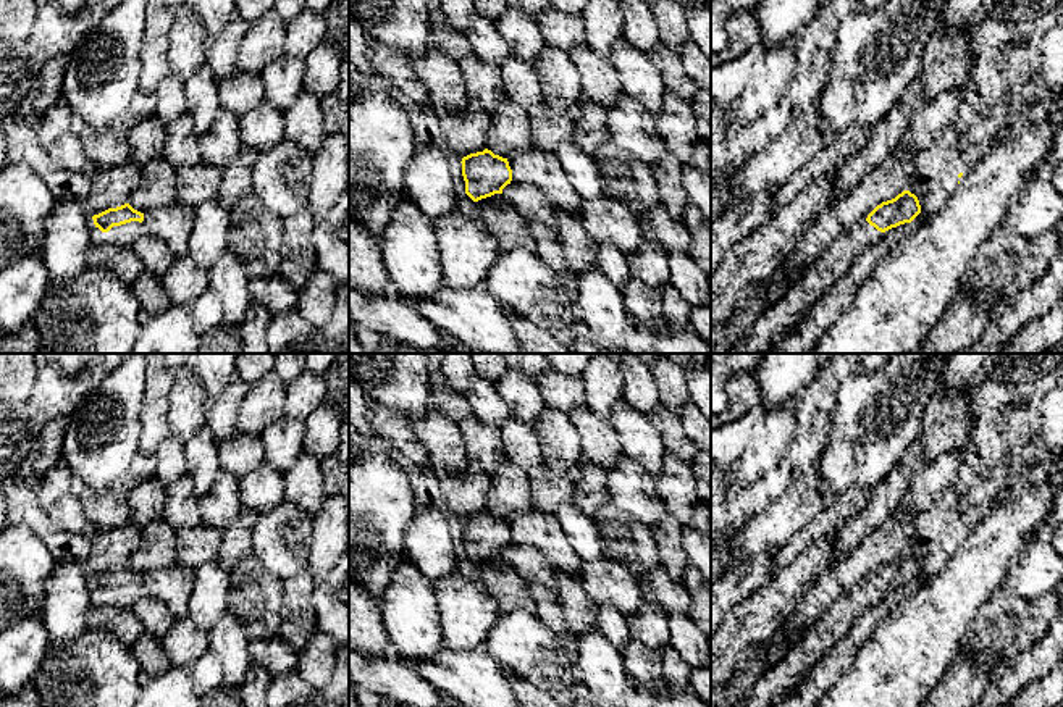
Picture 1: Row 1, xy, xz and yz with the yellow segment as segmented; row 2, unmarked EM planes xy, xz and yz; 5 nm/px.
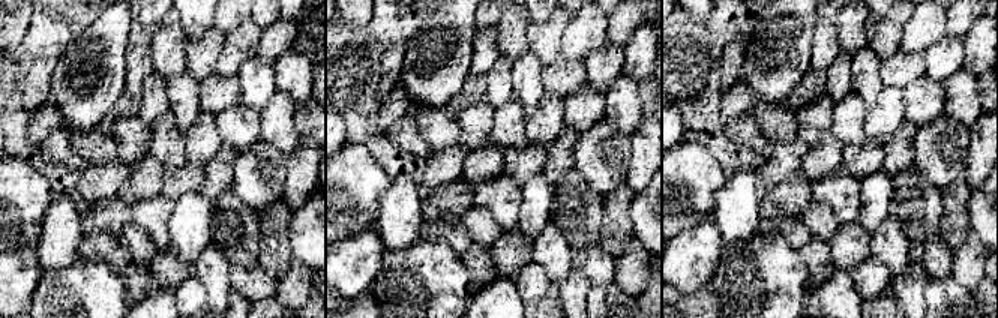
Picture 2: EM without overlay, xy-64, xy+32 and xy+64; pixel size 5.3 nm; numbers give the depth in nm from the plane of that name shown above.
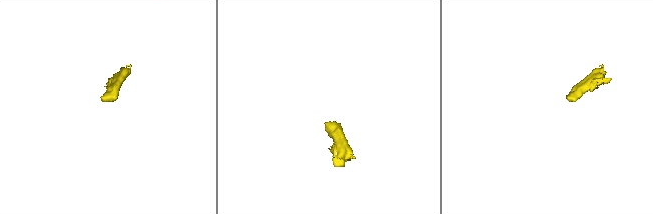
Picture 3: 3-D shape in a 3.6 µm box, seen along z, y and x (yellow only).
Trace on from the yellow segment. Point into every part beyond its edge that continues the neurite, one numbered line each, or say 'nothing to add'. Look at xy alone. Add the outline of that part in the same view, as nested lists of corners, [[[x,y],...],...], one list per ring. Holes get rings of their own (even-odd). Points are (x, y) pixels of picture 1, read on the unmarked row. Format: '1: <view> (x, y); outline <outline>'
1: xy (125, 596); outline [[[131,583],[121,588],[113,588],[105,599],[120,609],[131,609],[144,594],[144,584]]]

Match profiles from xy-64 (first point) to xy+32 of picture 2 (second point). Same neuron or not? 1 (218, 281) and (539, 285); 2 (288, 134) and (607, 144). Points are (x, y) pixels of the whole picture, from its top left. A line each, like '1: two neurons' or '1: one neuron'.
1: two neurons
2: two neurons

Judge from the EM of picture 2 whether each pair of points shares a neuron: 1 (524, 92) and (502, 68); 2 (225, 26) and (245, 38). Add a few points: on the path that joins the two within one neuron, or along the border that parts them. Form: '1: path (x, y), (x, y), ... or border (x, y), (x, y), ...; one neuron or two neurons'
1: border (514, 65), (512, 95); two neurons
2: border (249, 15), (225, 36); two neurons

